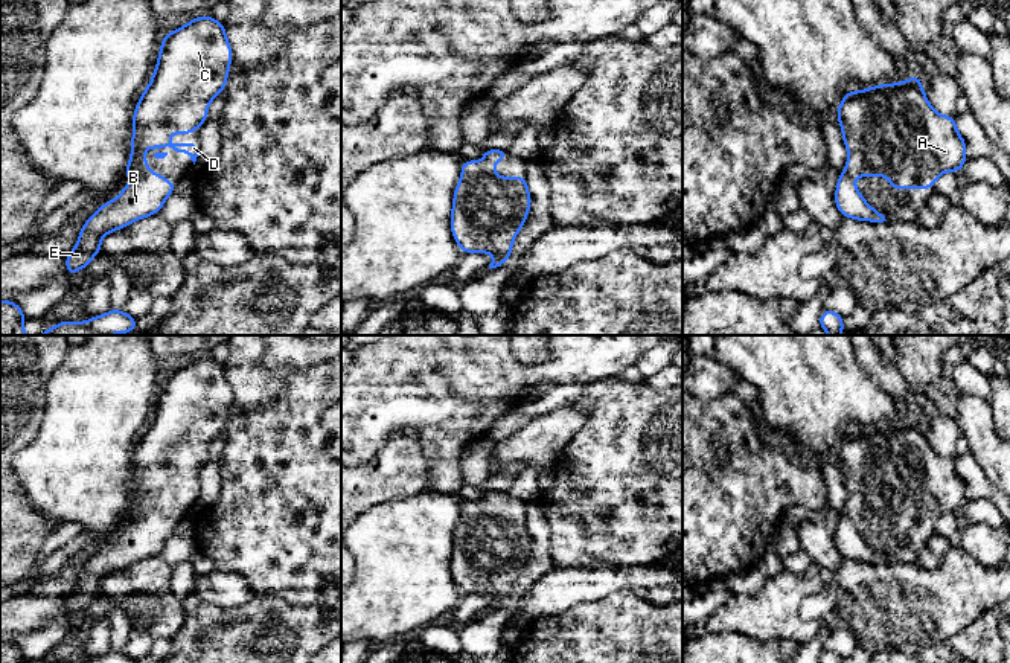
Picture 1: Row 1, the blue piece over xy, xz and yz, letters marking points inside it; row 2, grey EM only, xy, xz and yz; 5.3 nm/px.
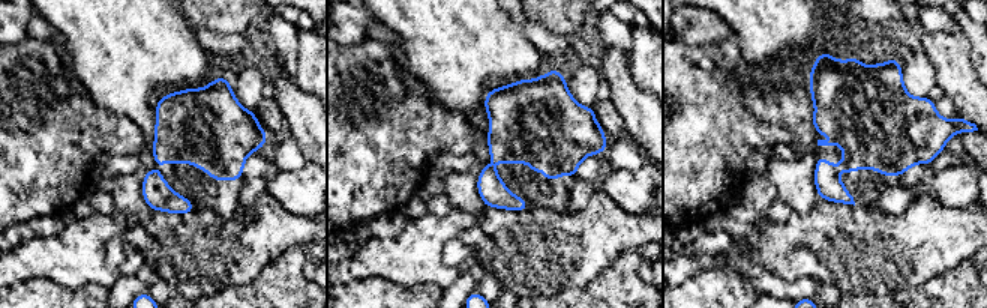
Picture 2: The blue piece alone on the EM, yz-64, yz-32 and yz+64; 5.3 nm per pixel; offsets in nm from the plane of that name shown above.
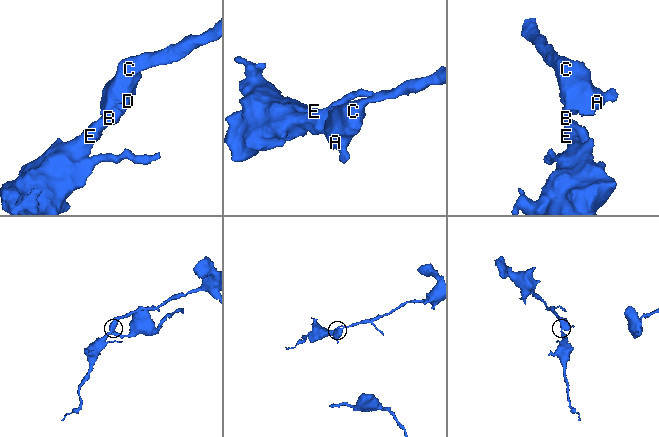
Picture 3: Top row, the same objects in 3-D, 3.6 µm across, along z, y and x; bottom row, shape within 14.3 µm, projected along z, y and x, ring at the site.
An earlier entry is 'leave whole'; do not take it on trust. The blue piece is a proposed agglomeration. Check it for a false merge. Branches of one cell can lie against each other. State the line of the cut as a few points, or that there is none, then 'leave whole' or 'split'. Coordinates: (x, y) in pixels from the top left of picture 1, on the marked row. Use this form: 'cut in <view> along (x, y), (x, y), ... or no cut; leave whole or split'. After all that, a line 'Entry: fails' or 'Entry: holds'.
no cut; leave whole
Entry: holds

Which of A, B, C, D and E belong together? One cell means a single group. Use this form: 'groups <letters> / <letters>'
groups A B C D E

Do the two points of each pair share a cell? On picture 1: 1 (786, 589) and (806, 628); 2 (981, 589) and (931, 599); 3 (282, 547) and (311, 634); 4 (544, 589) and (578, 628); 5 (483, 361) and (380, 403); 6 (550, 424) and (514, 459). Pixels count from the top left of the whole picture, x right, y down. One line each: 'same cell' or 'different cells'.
1: same cell
2: same cell
3: different cells
4: different cells
5: same cell
6: same cell

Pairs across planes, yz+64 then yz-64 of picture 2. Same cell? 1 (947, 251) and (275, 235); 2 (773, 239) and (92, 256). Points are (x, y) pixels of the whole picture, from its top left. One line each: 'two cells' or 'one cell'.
1: one cell
2: one cell

